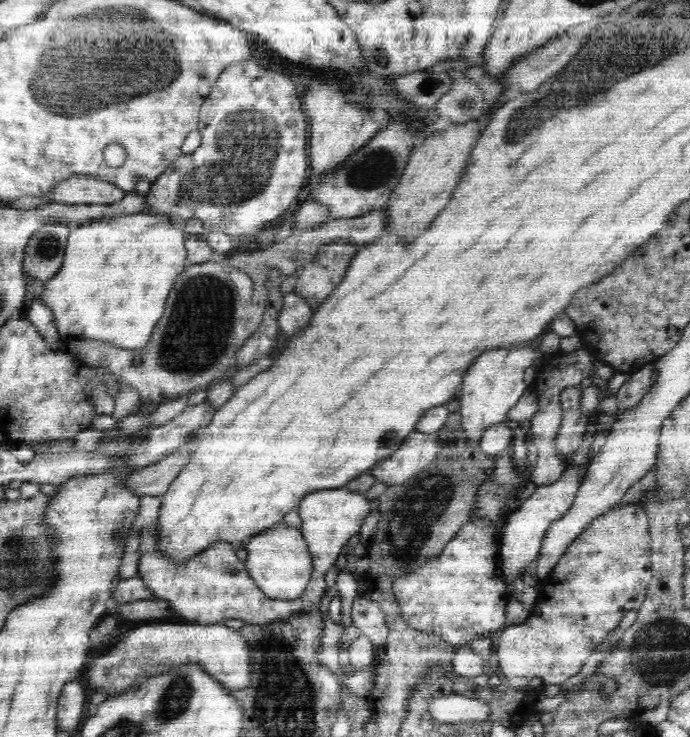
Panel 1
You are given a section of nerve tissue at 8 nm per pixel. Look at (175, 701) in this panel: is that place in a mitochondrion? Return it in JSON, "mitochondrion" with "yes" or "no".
{"mitochondrion":"yes"}

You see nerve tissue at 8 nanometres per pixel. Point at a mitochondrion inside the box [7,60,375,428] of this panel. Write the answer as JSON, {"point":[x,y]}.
{"point":[246,141]}

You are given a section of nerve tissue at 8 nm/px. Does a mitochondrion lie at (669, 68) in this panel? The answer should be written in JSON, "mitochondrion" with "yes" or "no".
{"mitochondrion":"no"}

